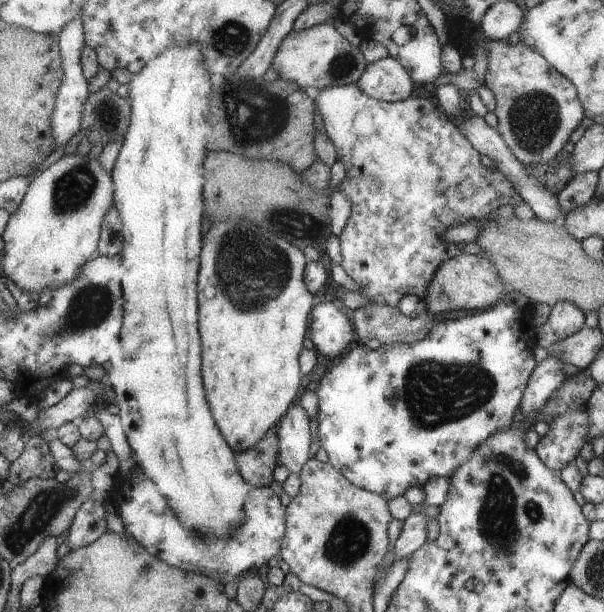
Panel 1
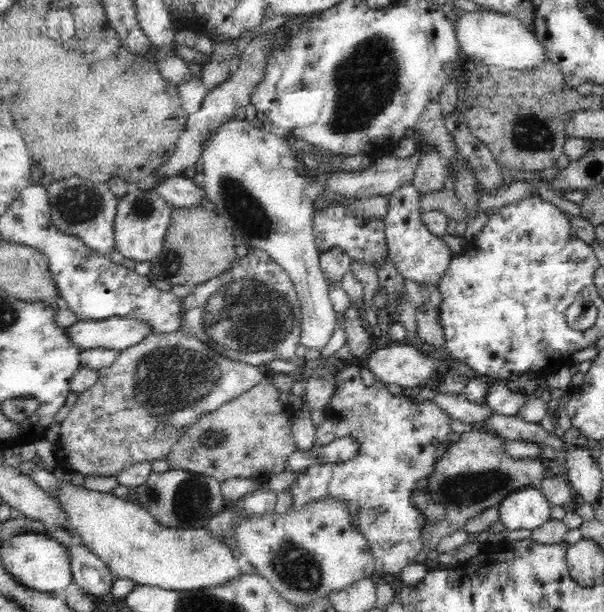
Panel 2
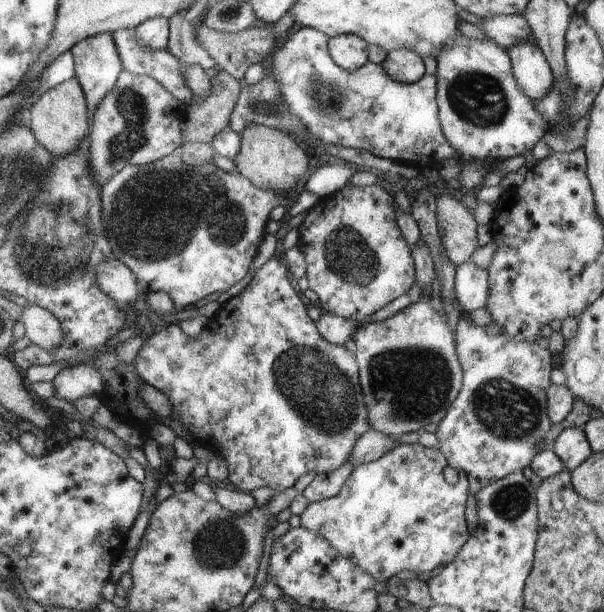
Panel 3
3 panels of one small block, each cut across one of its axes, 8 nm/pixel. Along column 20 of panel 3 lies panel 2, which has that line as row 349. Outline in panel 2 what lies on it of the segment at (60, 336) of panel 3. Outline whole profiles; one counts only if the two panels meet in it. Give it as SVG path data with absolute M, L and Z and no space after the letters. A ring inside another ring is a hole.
M236 117L222 123L201 146L202 160L204 160L203 189L205 197L216 206L215 213L225 222L236 240L248 247L266 251L274 263L278 263L287 273L294 286L298 300L301 300L301 328L300 343L312 350L321 351L330 342L334 328L336 328L336 311L328 296L328 286L324 273L320 268L320 252L317 250L313 238L312 214L318 209L317 202L323 198L322 194L332 194L332 198L348 198L357 200L371 196L391 195L394 191L416 180L421 167L421 156L417 154L410 158L398 158L392 154L384 153L378 156L369 168L345 172L340 170L322 175L311 170L307 172L305 163L299 153L292 151L288 145L288 137L267 131L256 122L246 119L237 120Z

